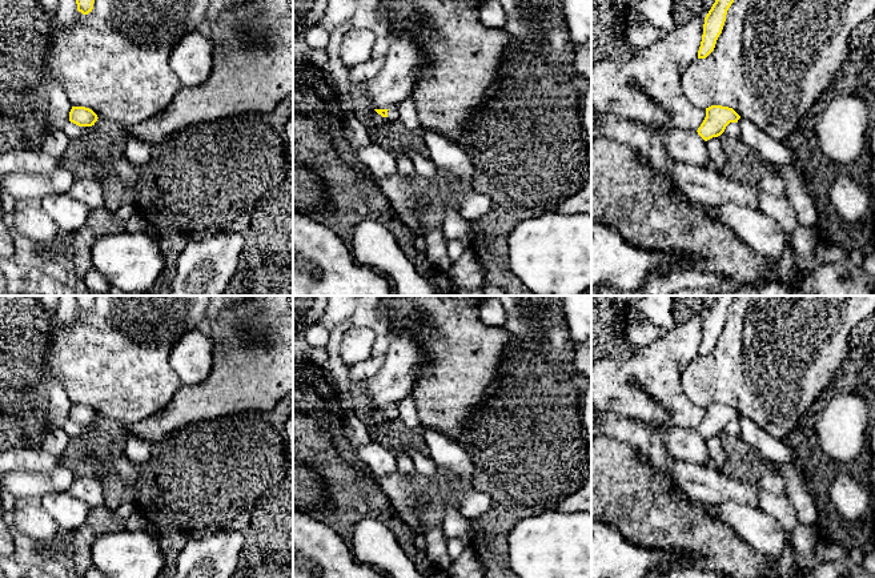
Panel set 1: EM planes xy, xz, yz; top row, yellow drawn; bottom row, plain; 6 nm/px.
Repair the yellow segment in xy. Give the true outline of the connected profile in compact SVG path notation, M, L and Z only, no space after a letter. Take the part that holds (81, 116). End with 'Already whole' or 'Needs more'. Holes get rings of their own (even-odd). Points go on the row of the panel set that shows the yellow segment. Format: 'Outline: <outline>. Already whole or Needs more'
Outline: M72 107L69 112L69 121L79 127L92 127L97 119L97 115L85 107Z. Already whole

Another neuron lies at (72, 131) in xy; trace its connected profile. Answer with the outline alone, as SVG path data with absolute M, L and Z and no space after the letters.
M68 121L64 128L63 132L67 135L67 137L72 141L76 139L80 139L83 136L85 136L88 132L91 132L95 128L95 125L92 127L79 127L71 121Z

